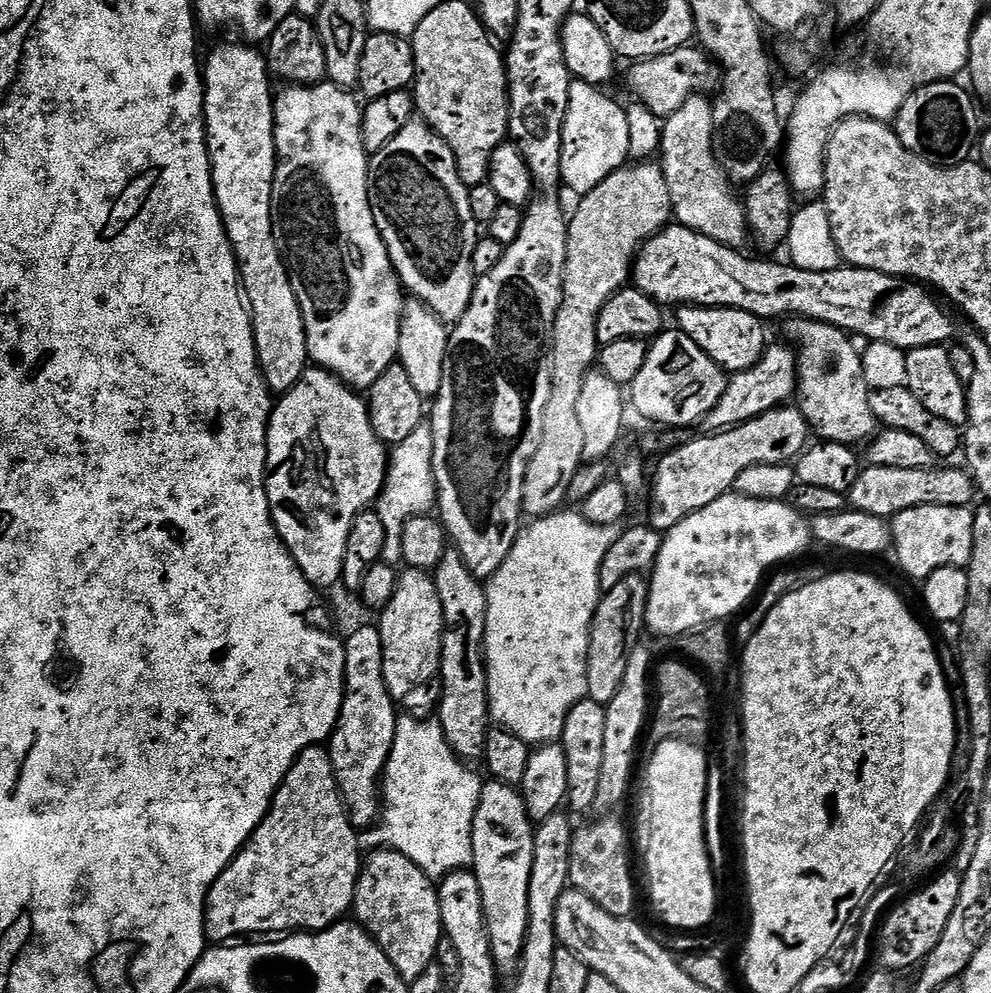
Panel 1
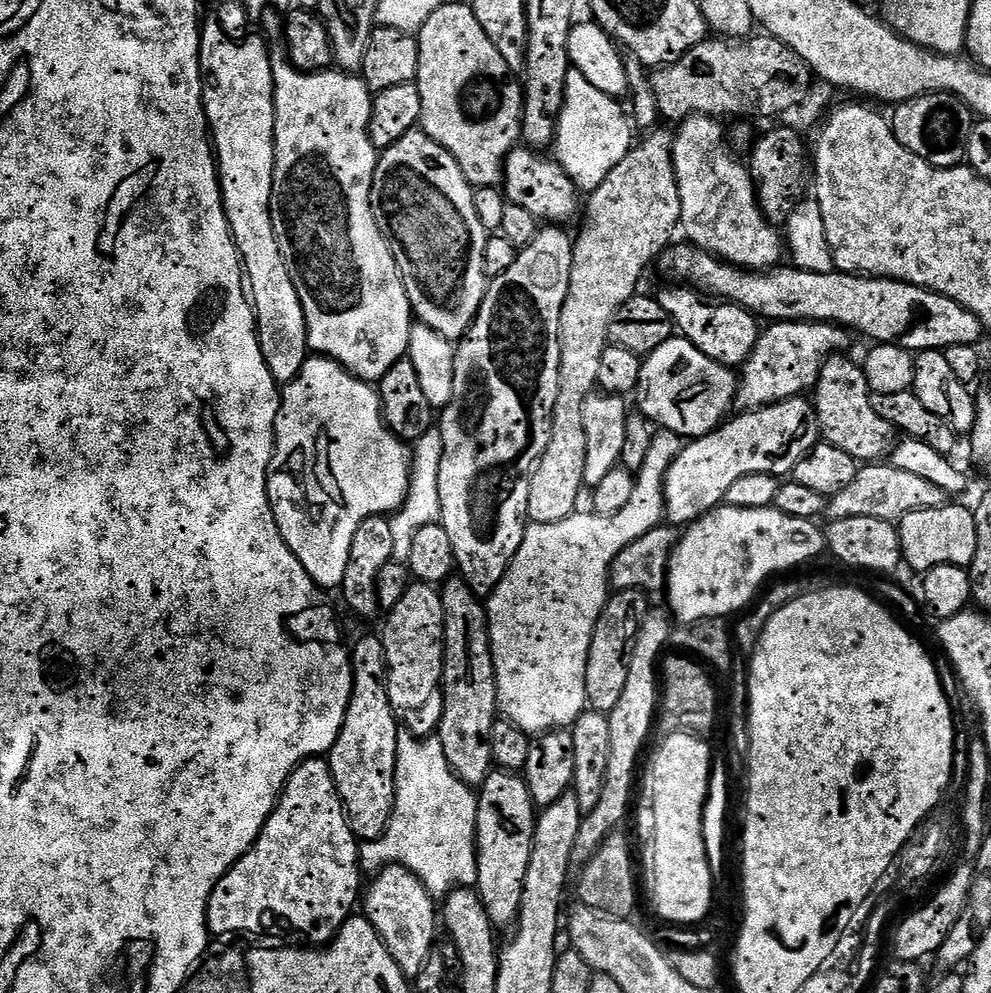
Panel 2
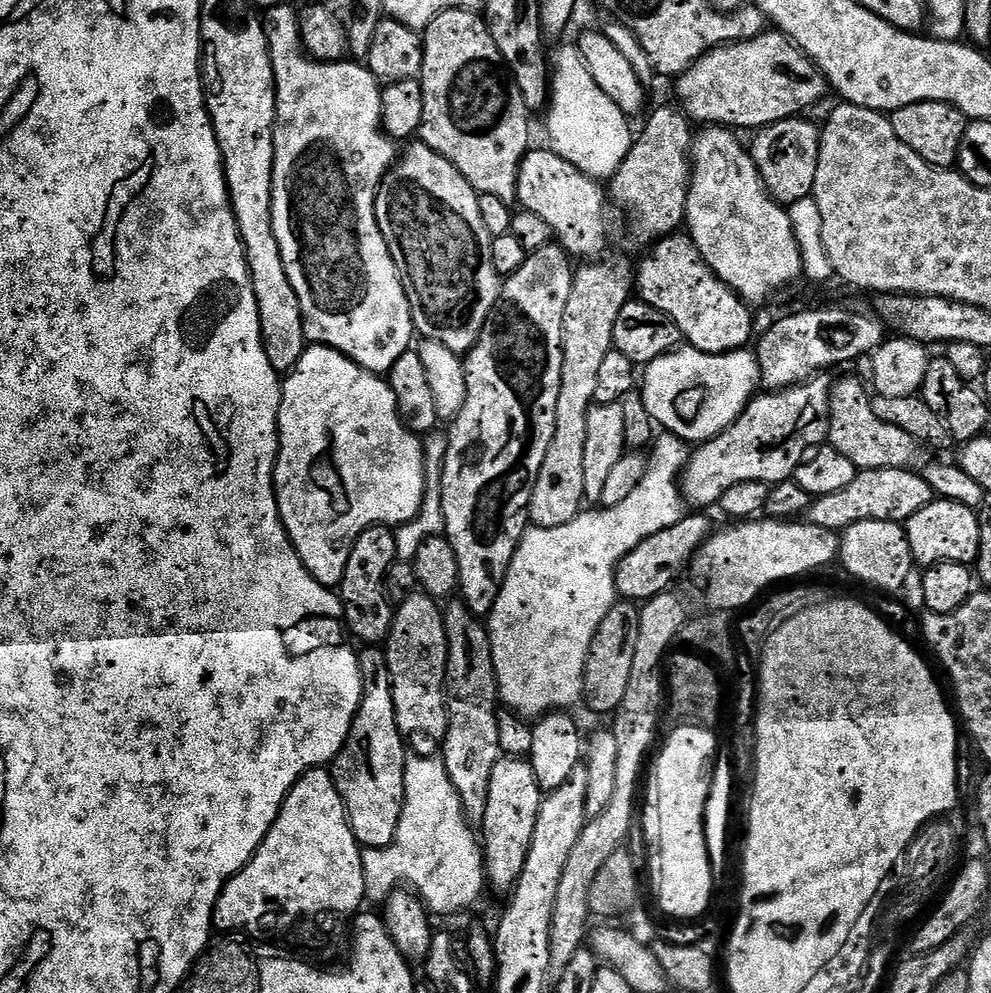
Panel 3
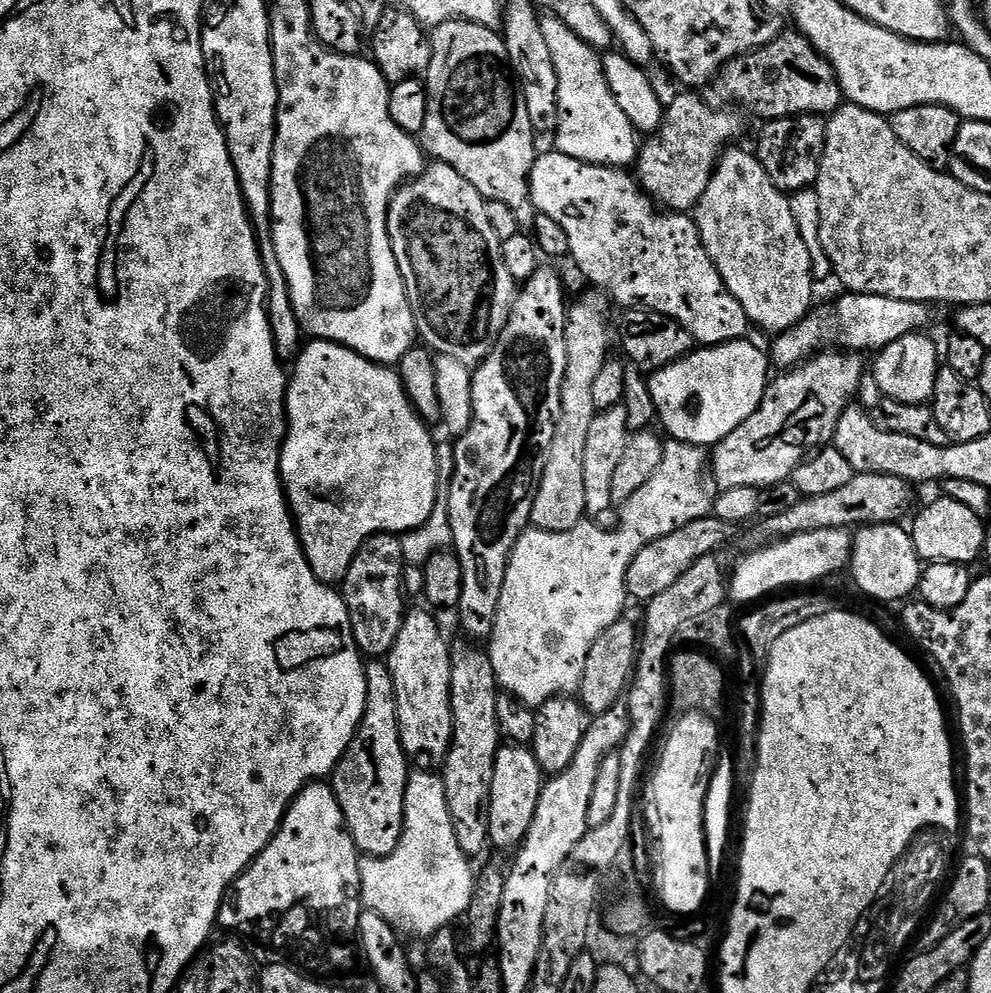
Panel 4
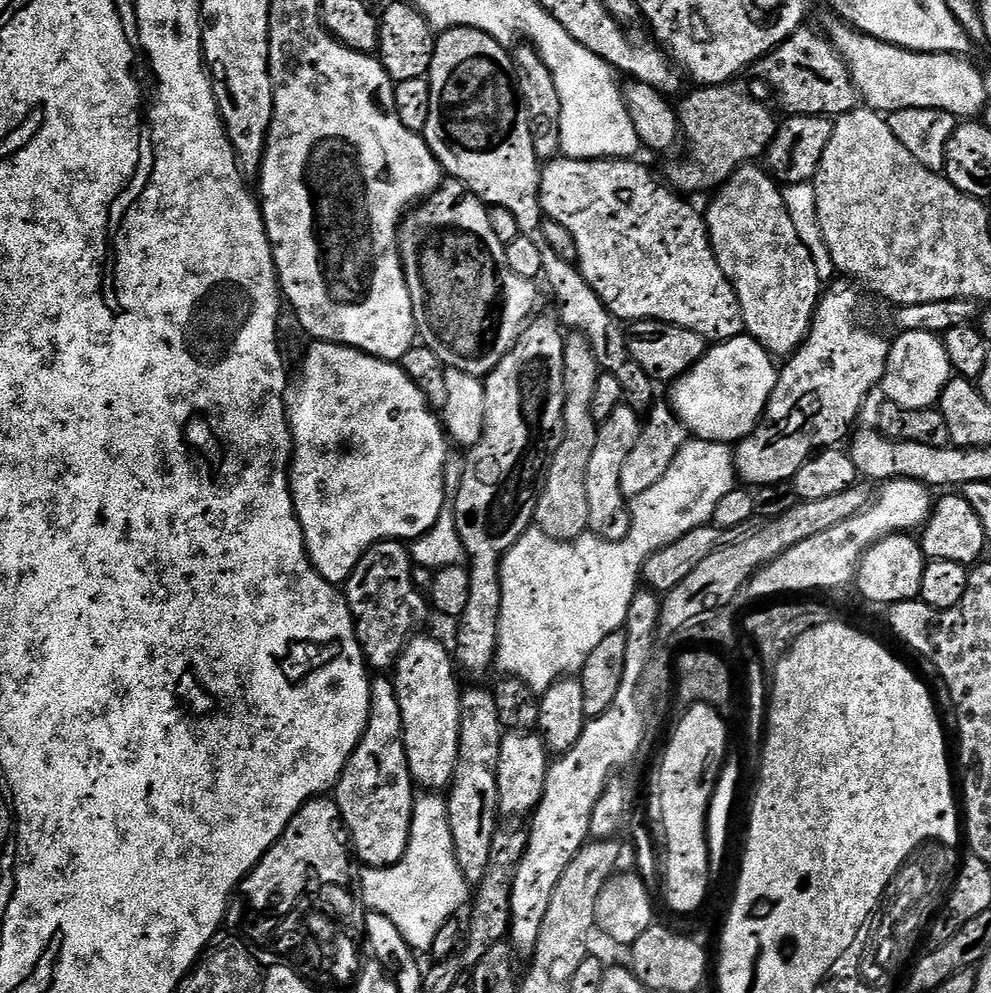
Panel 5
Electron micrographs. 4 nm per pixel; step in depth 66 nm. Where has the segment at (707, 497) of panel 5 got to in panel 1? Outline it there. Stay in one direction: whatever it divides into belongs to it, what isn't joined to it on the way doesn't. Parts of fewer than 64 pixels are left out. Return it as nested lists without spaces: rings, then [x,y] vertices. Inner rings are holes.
[[[557,510],[551,516],[533,519],[528,522],[532,524],[525,523],[521,527],[510,554],[506,554],[506,562],[502,569],[504,592],[494,592],[494,590],[488,592],[488,613],[486,614],[486,634],[484,635],[484,665],[488,668],[488,714],[493,725],[504,727],[530,746],[541,746],[557,741],[564,733],[568,711],[579,700],[587,697],[588,691],[584,675],[588,665],[588,639],[592,629],[592,619],[602,595],[600,591],[602,558],[606,558],[606,552],[610,550],[610,546],[618,537],[616,528],[600,528],[597,524],[589,522],[579,511],[568,511]]]

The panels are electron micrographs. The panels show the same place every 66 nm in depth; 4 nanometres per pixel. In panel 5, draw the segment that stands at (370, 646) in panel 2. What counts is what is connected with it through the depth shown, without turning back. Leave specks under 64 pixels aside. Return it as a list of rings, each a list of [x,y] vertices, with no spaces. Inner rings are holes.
[[[387,675],[371,681],[370,710],[368,711],[368,725],[346,766],[340,775],[340,781],[334,789],[334,799],[340,816],[344,819],[347,835],[350,837],[354,856],[361,865],[370,868],[389,868],[394,866],[406,854],[406,846],[410,838],[412,825],[412,805],[414,803],[414,781],[408,769],[408,759],[404,749],[404,731],[402,730],[402,710],[398,706],[396,685]]]

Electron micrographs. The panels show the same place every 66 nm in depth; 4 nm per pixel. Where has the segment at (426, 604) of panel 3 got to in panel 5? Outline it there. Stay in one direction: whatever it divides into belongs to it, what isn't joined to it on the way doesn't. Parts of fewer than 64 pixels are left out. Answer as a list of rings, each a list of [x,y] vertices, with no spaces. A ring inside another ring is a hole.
[[[423,634],[413,636],[404,647],[404,653],[396,659],[394,683],[398,694],[398,706],[402,710],[402,730],[408,769],[413,781],[419,787],[421,784],[421,789],[424,790],[447,789],[452,783],[454,770],[458,766],[462,684],[456,681],[456,672],[458,673],[458,668],[454,663],[454,656],[449,645],[447,648],[442,641],[435,640],[432,636],[423,636]]]

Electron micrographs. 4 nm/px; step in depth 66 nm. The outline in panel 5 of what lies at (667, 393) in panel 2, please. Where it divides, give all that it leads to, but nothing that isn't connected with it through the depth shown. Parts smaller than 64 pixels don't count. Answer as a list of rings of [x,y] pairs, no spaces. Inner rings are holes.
[[[747,334],[735,336],[732,340],[713,343],[704,353],[704,357],[686,375],[681,376],[671,385],[672,410],[693,437],[702,440],[718,440],[721,444],[727,445],[745,440],[760,423],[764,408],[768,405],[768,399],[776,388],[778,368],[772,363],[774,363],[773,357],[757,340]]]

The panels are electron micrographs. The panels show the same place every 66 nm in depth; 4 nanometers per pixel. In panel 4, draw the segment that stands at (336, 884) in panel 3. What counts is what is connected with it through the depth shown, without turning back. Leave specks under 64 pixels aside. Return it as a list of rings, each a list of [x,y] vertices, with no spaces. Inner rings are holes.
[[[310,783],[292,799],[292,805],[288,807],[275,836],[260,851],[248,869],[236,879],[225,896],[220,906],[219,927],[224,930],[245,930],[244,928],[248,927],[251,929],[255,920],[271,921],[277,909],[283,910],[294,902],[306,899],[317,903],[318,906],[348,903],[355,896],[356,887],[360,884],[360,857],[361,853],[348,833],[342,806],[338,806],[338,798],[331,783]]]

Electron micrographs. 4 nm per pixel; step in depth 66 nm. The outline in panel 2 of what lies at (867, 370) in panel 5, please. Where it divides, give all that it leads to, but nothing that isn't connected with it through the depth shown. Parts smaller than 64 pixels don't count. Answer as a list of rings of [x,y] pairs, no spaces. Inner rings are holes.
[[[808,398],[772,404],[769,408],[759,408],[757,412],[741,412],[716,431],[689,439],[674,462],[670,462],[670,470],[664,479],[667,523],[690,526],[695,520],[716,511],[726,501],[726,490],[730,490],[738,478],[746,478],[746,474],[787,477],[820,439],[816,409]]]

